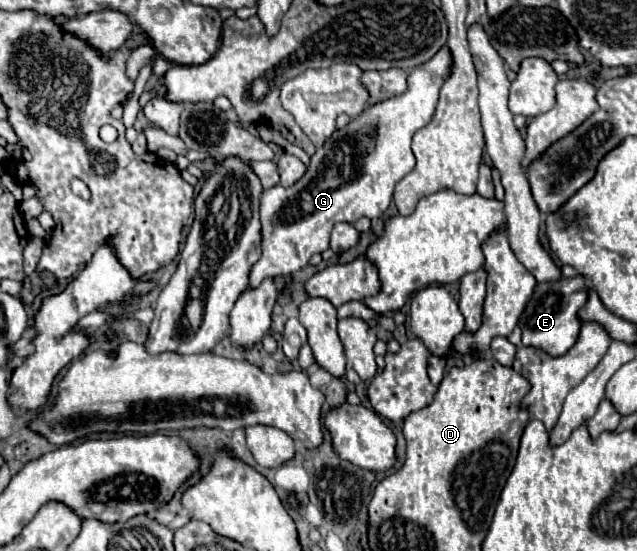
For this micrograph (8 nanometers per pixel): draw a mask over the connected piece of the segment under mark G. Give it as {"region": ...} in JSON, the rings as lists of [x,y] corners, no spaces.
{"region":[[[442,48],[432,60],[428,60],[422,68],[414,68],[408,74],[408,90],[400,96],[388,98],[384,102],[378,102],[370,108],[366,108],[358,118],[354,118],[344,130],[334,132],[328,142],[316,150],[316,154],[310,160],[308,172],[290,188],[284,186],[274,186],[270,190],[264,190],[262,202],[260,202],[260,220],[262,220],[262,258],[252,266],[250,272],[250,288],[260,286],[260,282],[268,276],[278,278],[278,276],[288,276],[294,274],[296,270],[304,268],[308,260],[324,252],[328,248],[330,232],[334,224],[338,222],[350,222],[354,224],[358,218],[380,218],[394,194],[394,186],[414,168],[416,160],[410,150],[410,142],[416,130],[426,126],[434,114],[436,102],[438,102],[438,92],[444,82],[444,78],[450,72],[450,52],[448,48]]]}

